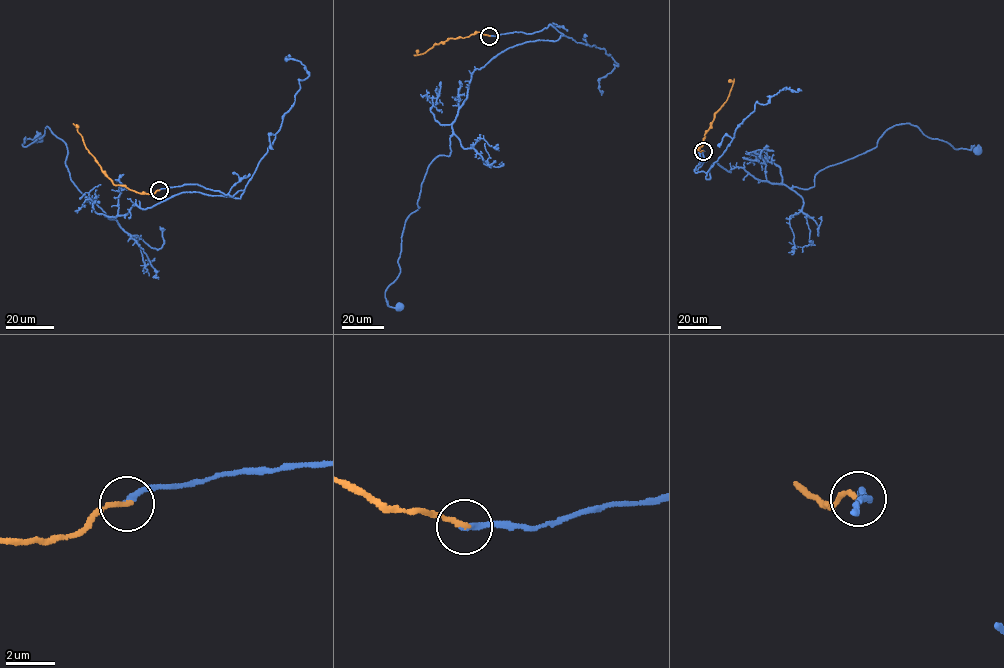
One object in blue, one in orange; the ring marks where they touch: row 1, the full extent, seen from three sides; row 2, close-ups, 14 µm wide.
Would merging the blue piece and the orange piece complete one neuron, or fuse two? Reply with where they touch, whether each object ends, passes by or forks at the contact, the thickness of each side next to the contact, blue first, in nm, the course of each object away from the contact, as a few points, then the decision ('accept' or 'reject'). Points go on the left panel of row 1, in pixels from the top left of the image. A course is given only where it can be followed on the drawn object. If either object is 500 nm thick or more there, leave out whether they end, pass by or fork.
place (159, 190); blue ends; orange ends; calibres 200 and 200 nm; course blue (159, 190), (243, 193), (181, 192), (109, 218), (70, 179), (66, 145), (47, 126), (22, 146), (38, 138); course orange (159, 190), (138, 193), (115, 185), (85, 147), (78, 127); accept

